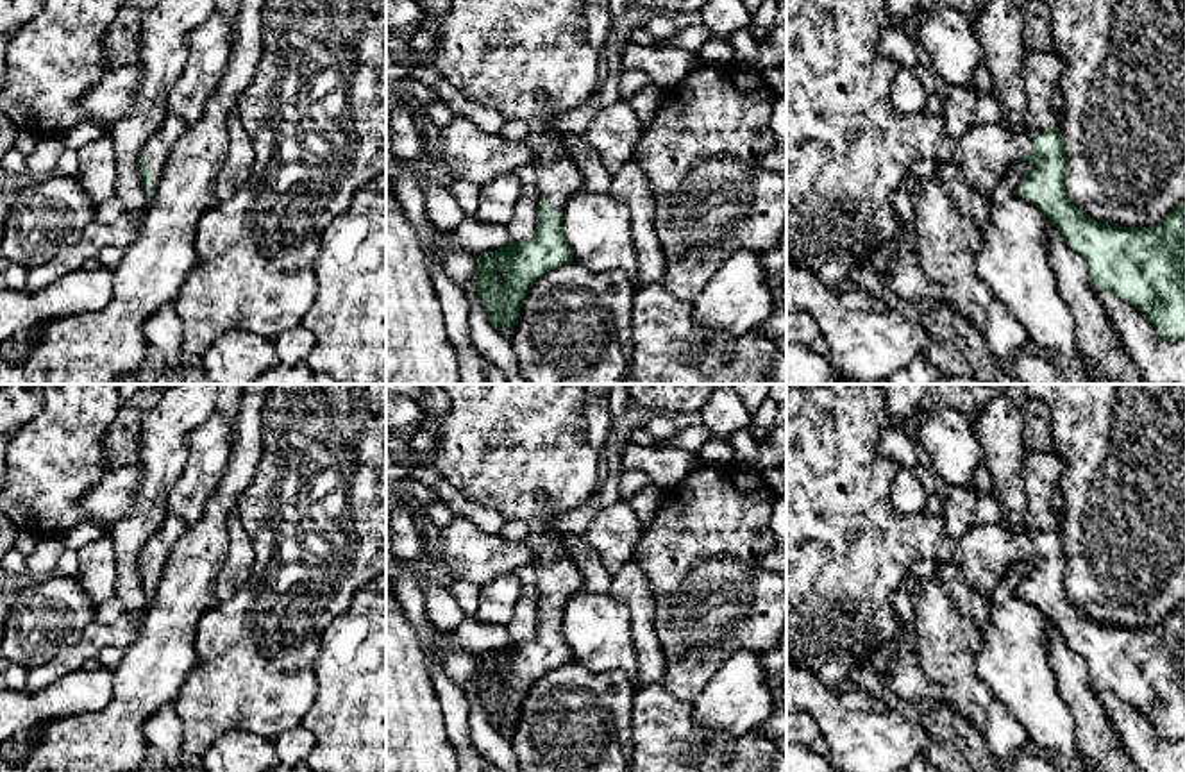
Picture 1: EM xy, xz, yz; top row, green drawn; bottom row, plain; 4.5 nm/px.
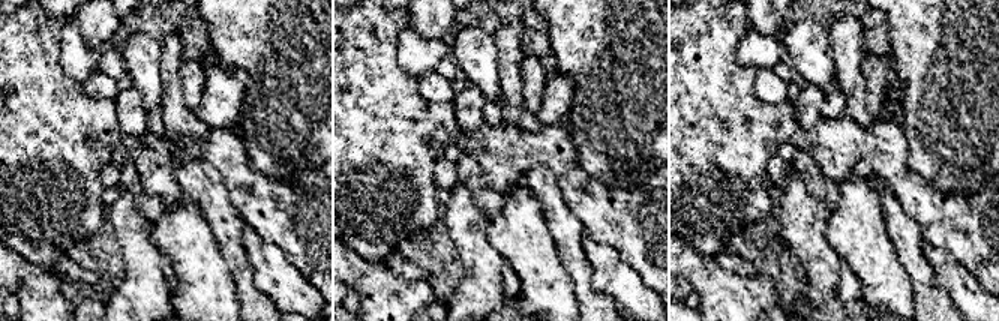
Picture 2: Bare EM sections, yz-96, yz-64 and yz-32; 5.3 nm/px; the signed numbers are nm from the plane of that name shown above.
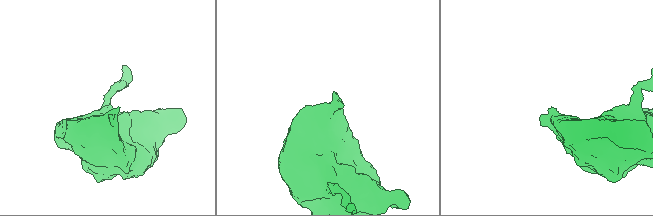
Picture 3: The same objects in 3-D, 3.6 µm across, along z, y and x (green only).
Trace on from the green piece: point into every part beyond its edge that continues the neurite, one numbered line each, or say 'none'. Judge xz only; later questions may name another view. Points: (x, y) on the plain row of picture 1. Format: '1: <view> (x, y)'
1: xz (522, 449)

